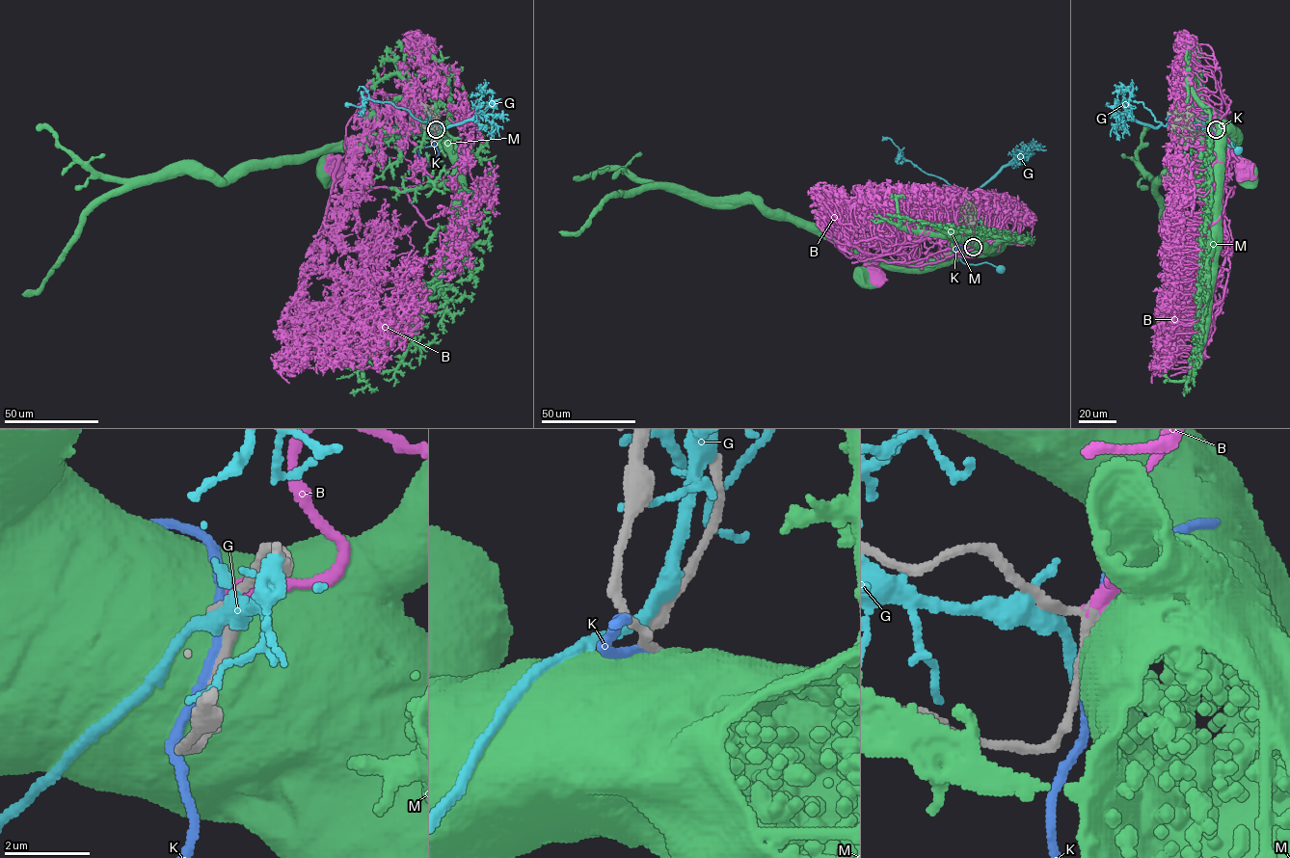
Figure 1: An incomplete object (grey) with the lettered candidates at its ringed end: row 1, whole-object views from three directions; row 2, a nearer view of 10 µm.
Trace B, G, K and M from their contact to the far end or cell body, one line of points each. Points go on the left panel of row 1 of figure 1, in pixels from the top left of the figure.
B: (436, 129), (440, 120), (435, 115), (381, 91), (368, 90), (346, 126), (345, 153), (336, 157), (336, 168)
G: (436, 129), (424, 140), (425, 147), (448, 143), (464, 149)
K: (435, 131), (434, 146), (439, 154), (433, 164), (424, 168), (425, 162), (419, 155), (416, 161)
M: (436, 129), (342, 140), (297, 159), (230, 169), (222, 177), (179, 173), (130, 182)

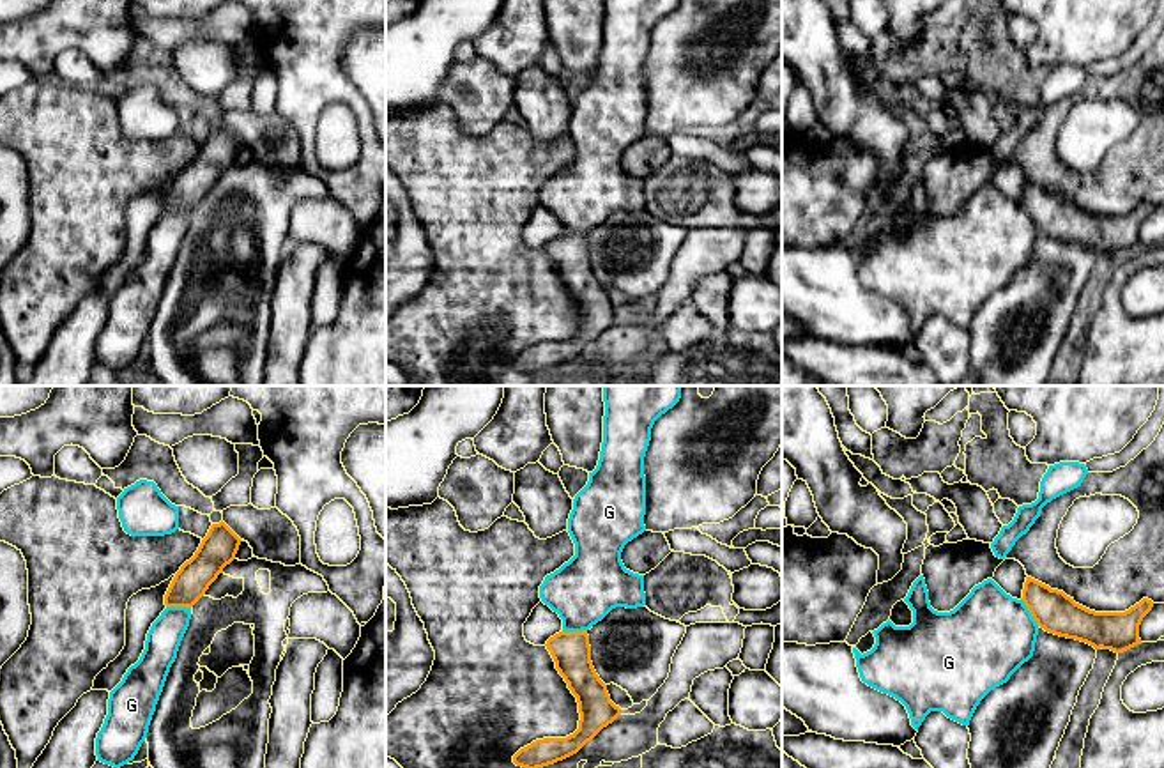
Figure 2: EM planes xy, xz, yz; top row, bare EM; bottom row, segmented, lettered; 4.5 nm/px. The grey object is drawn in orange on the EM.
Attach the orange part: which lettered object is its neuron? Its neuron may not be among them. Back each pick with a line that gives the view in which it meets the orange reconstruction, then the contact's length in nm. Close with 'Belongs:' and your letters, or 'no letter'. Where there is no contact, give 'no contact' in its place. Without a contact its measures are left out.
B: no contact
Belongs: B

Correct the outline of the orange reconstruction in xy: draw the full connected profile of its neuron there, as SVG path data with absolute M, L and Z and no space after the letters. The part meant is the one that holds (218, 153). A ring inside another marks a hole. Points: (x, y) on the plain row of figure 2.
M221 124L212 127L195 159L175 177L166 198L166 211L193 211L235 163L241 142Z

